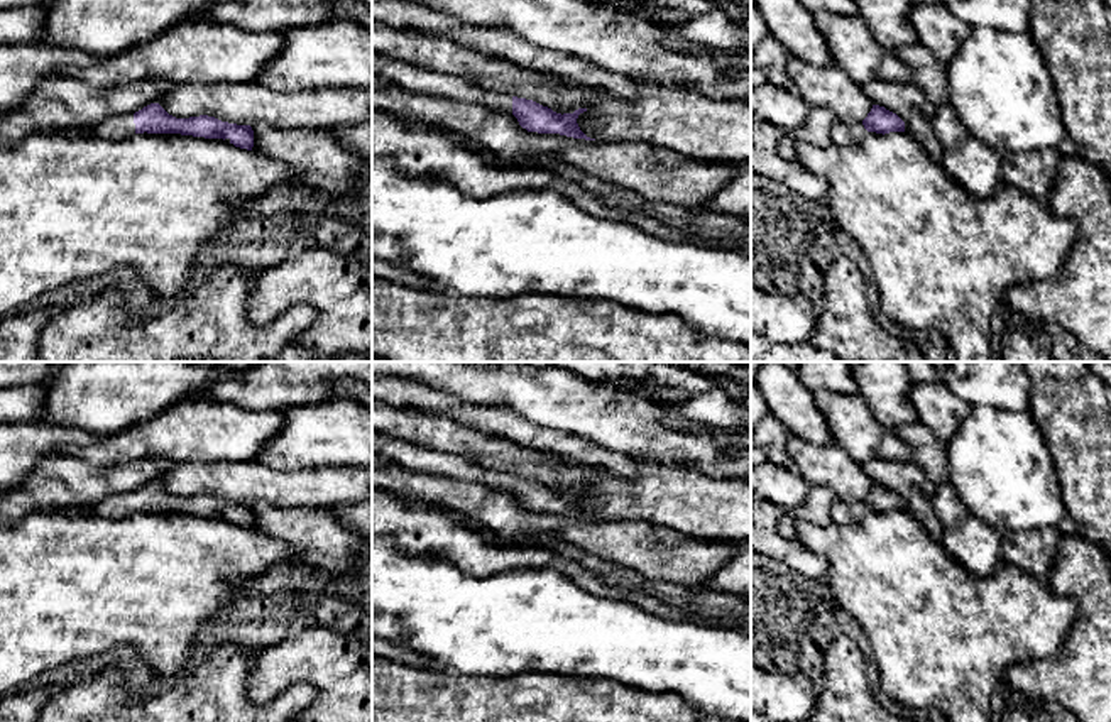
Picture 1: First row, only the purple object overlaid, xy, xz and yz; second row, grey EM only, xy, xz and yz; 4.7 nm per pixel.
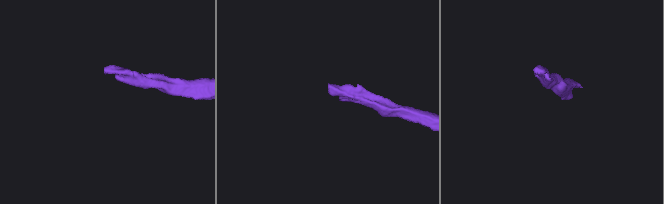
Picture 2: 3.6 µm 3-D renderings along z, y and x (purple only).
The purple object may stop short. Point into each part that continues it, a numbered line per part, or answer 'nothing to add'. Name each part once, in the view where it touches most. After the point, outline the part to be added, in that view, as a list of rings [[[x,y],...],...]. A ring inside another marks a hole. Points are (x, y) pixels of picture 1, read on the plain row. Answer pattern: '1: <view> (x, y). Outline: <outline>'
1: xy (117, 506). Outline: [[[134,492],[107,497],[100,504],[88,507],[85,514],[107,519],[120,519],[135,514]]]

